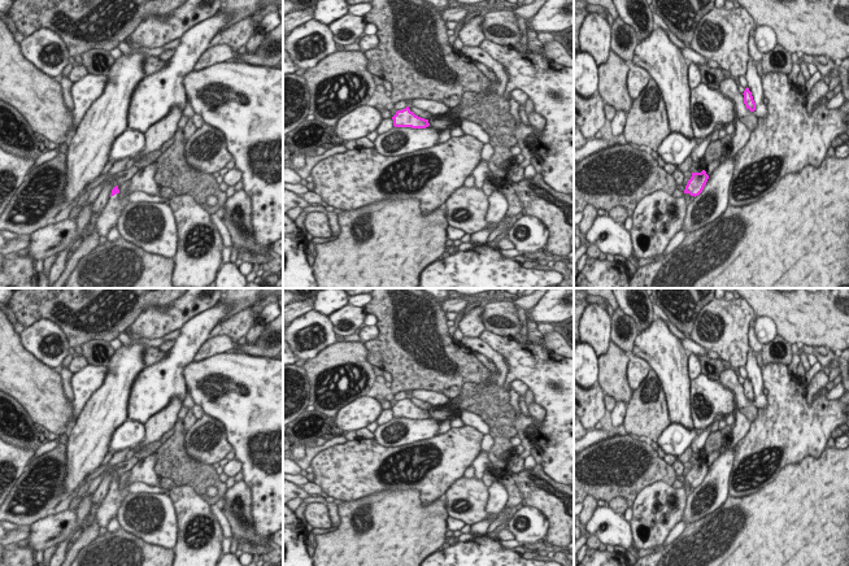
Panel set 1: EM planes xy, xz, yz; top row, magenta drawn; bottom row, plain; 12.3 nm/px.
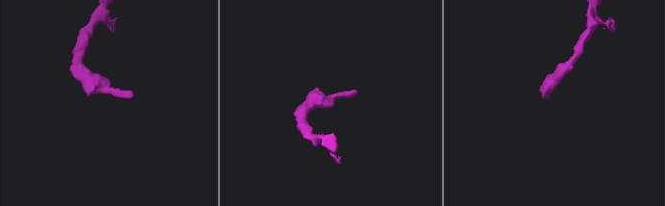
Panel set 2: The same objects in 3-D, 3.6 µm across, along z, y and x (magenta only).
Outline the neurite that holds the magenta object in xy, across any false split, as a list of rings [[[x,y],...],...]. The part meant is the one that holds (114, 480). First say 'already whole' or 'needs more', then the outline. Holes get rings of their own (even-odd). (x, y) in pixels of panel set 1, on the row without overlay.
needs more; [[[118,476],[112,480],[110,489],[105,498],[83,519],[79,524],[77,522],[77,508],[74,510],[65,510],[58,514],[49,514],[47,518],[36,521],[31,526],[31,535],[29,537],[29,547],[34,550],[47,549],[68,536],[79,535],[88,523],[93,519],[99,527],[106,527],[112,518],[118,517],[118,510],[129,496],[126,488],[119,488]]]

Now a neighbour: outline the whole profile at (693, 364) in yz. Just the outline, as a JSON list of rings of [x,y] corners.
[[[689,353],[689,358],[688,358],[688,375],[689,375],[689,379],[693,380],[701,373],[702,371],[701,371],[701,365],[700,365],[698,358],[693,353]]]

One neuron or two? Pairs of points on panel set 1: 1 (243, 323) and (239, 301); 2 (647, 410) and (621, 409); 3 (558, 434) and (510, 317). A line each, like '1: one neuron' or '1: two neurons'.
1: two neurons
2: two neurons
3: two neurons

